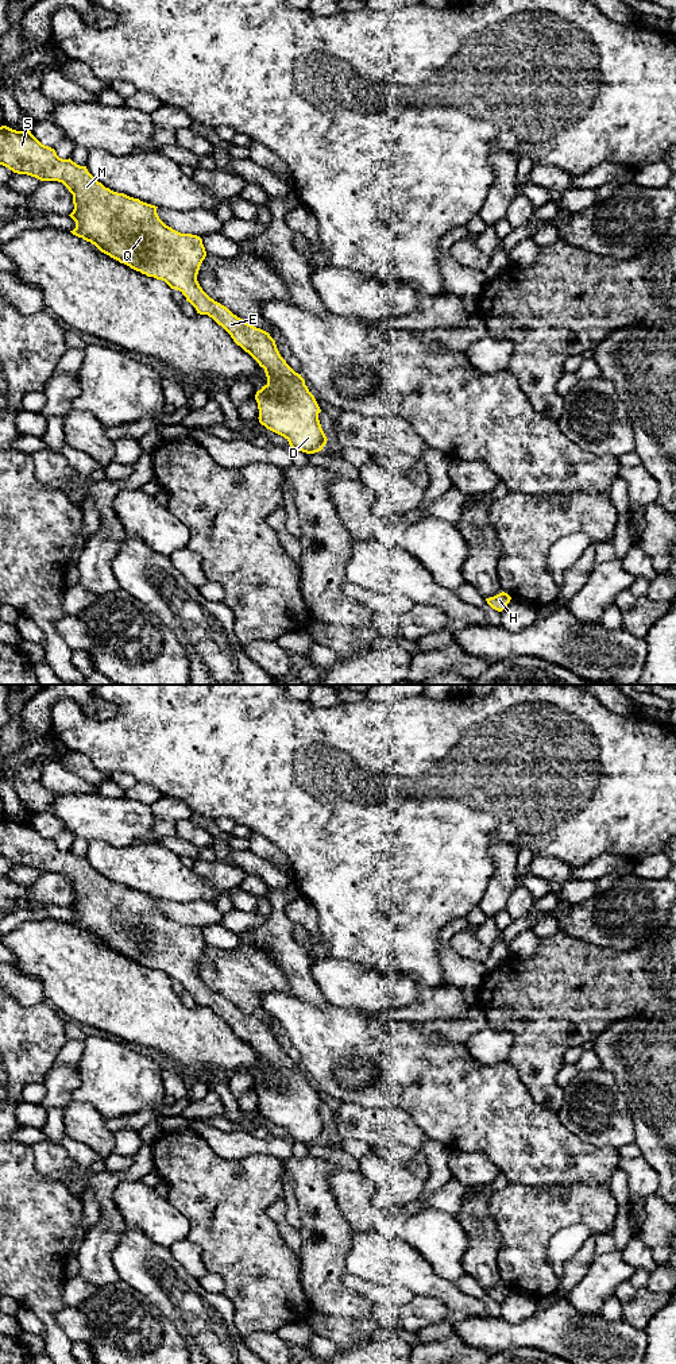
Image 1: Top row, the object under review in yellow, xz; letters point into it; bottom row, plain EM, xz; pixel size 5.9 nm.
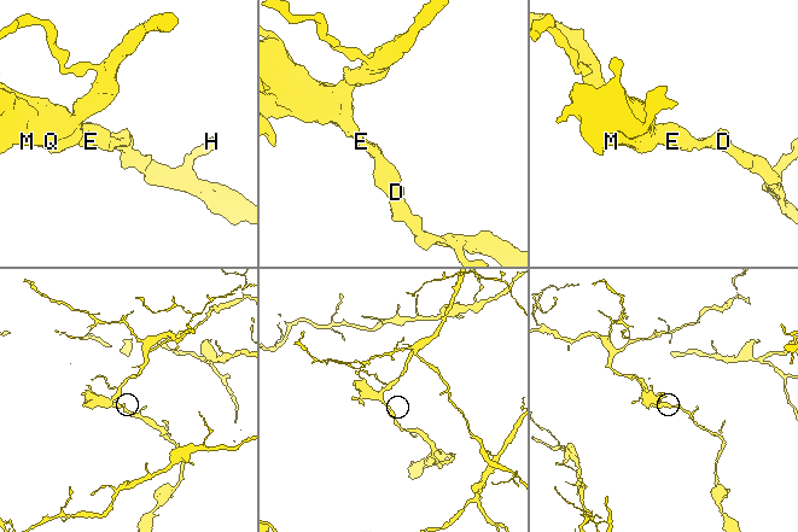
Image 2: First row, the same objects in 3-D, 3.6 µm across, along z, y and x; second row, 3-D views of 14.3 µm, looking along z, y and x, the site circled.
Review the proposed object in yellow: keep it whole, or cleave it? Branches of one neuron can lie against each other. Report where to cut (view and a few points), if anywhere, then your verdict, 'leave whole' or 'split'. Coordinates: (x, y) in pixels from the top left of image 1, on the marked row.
no cut | leave whole

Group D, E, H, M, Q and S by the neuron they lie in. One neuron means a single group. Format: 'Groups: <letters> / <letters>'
Groups: D E H M Q S

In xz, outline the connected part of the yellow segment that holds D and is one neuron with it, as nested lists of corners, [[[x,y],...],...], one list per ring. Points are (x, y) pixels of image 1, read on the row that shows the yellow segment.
[[[7,126],[0,127],[0,165],[13,173],[27,174],[40,181],[62,182],[73,194],[74,209],[69,216],[76,221],[76,228],[70,232],[90,242],[120,263],[147,277],[165,281],[171,289],[179,290],[197,313],[208,315],[221,325],[233,342],[264,369],[267,384],[255,394],[259,423],[283,436],[293,450],[306,454],[322,450],[328,439],[318,420],[321,409],[301,374],[295,373],[281,357],[269,332],[246,323],[227,307],[210,298],[200,286],[197,274],[206,257],[200,236],[181,234],[166,226],[157,213],[158,207],[105,188],[88,172],[86,166],[80,166],[70,158],[59,158],[54,149],[42,145],[30,130],[16,131]]]

